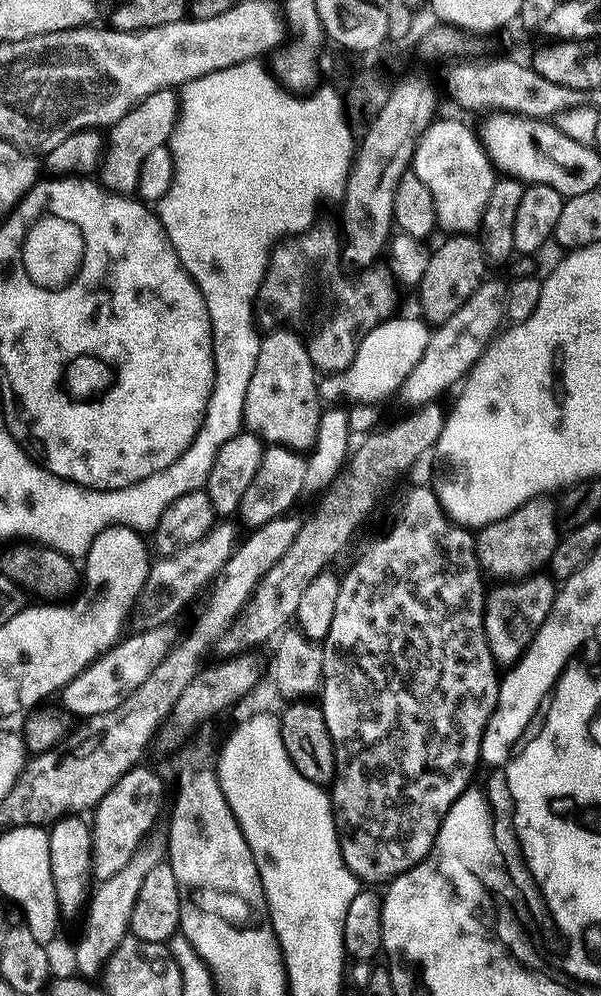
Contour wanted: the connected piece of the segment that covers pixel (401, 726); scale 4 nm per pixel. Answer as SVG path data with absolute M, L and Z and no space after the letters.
M431 487L410 489L405 494L404 501L401 502L400 509L397 510L396 517L388 528L388 533L370 541L361 550L360 557L349 566L348 573L343 573L338 590L338 603L334 605L334 622L330 622L328 637L322 641L324 678L318 703L324 709L326 726L334 742L336 776L330 785L330 799L332 817L336 819L336 835L340 837L340 853L348 869L365 885L387 885L394 877L401 876L403 872L425 860L428 851L438 838L438 830L450 806L454 806L456 799L468 791L473 783L472 775L476 772L476 764L481 763L480 747L484 727L496 709L501 681L498 672L496 676L498 671L496 659L490 654L490 646L486 642L484 580L486 581L486 576L478 562L475 535L463 524L458 524L448 517Z

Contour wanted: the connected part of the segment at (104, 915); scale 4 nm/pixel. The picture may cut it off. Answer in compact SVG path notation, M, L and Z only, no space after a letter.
M152 844L143 845L135 852L134 857L118 870L118 874L106 880L99 881L88 900L90 908L86 912L84 932L82 940L76 946L74 962L75 971L85 979L92 980L92 977L99 977L108 963L109 957L114 950L125 939L129 933L129 918L133 913L134 902L137 901L138 892L142 888L143 879L146 878L154 866L161 863L163 847Z

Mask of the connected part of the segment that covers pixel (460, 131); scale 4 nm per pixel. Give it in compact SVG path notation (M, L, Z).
M433 119L426 131L420 135L410 168L418 174L418 178L422 178L422 182L426 182L434 198L436 218L441 229L449 228L447 231L452 234L472 234L483 225L486 202L490 202L490 190L496 185L498 176L475 131L471 132L460 120Z

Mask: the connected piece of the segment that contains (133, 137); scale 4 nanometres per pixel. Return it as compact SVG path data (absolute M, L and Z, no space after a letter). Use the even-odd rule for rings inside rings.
M167 88L150 94L141 104L135 104L118 123L111 125L110 147L102 165L103 187L109 192L115 192L117 196L131 197L140 187L142 164L146 162L146 157L157 146L171 141L181 111L181 97L173 89Z

